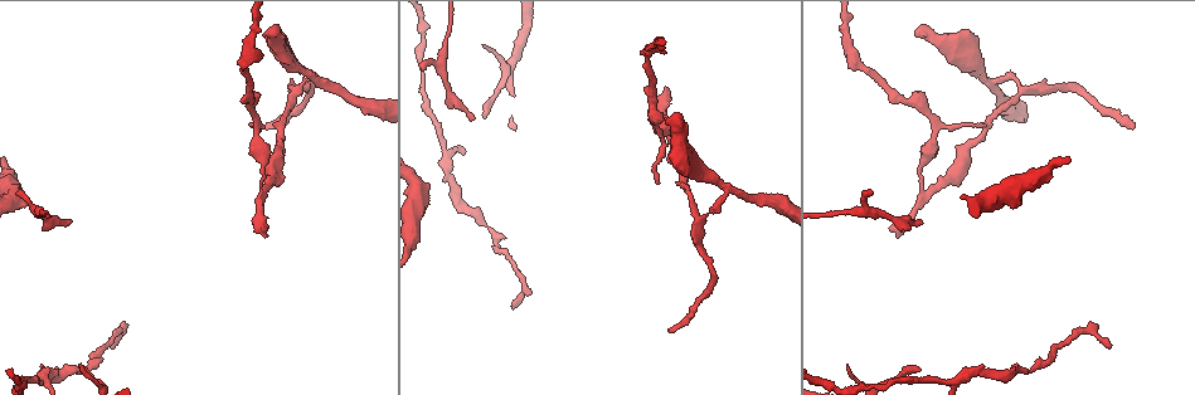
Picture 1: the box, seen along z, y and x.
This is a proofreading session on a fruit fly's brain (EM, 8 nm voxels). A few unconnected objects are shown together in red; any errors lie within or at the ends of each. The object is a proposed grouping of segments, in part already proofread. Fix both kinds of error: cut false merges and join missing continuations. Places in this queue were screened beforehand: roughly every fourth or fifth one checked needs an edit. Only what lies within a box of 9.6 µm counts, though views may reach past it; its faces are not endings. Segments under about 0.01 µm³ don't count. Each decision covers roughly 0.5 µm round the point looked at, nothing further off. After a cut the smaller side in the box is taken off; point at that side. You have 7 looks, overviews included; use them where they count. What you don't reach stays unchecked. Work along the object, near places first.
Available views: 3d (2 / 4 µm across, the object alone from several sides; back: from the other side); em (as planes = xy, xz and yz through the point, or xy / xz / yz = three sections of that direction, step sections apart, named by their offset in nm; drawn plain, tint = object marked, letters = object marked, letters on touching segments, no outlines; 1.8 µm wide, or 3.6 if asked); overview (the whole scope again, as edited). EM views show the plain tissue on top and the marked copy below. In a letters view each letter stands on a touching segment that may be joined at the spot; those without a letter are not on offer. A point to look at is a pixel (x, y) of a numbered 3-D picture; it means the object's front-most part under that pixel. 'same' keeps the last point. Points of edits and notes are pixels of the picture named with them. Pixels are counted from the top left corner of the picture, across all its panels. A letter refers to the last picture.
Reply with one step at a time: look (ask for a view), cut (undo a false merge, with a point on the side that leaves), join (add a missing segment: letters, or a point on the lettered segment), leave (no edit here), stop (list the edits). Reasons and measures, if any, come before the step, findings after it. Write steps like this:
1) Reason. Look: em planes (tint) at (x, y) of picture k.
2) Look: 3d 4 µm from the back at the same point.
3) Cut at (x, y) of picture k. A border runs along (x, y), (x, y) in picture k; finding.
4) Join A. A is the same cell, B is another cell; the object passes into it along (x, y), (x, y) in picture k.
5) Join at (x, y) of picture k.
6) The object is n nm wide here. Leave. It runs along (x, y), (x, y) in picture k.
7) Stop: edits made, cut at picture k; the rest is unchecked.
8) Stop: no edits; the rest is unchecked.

Thin end. Look: em xz step 8 (tint) at (871, 193) of picture 1.

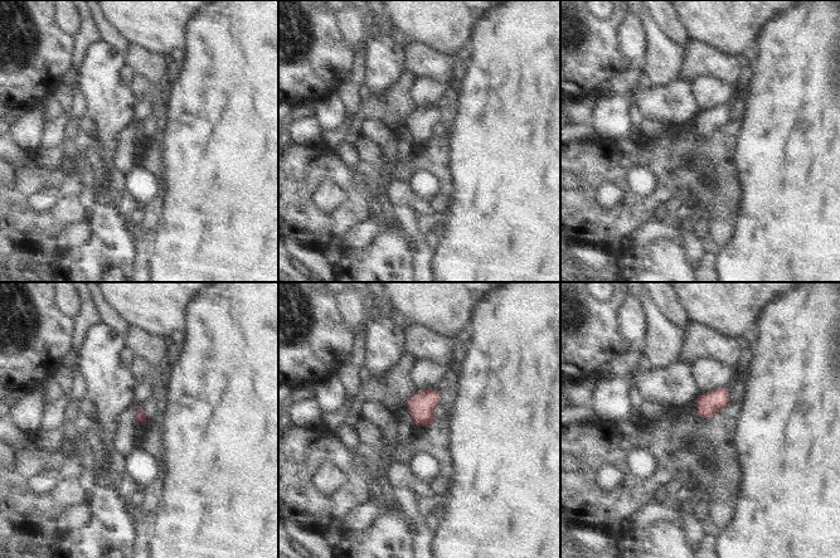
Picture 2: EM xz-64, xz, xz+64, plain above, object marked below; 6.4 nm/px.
Another direction. Look: em planes (letters) at the same point.

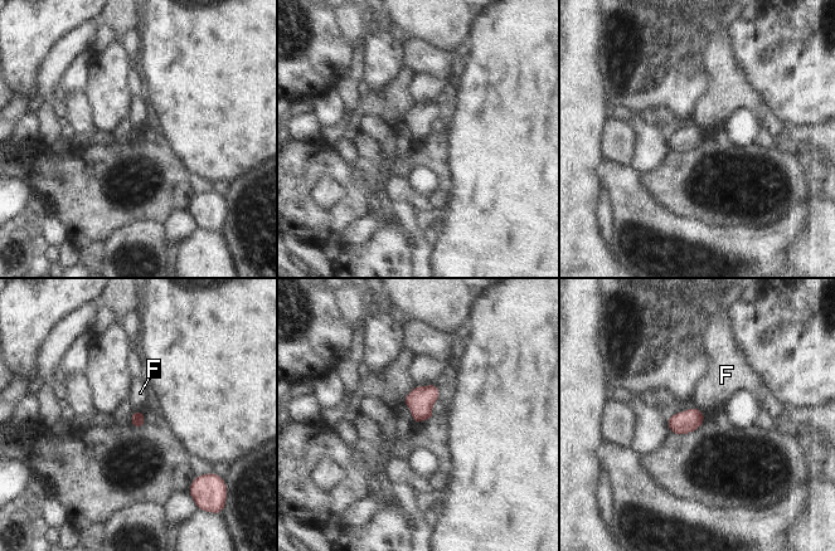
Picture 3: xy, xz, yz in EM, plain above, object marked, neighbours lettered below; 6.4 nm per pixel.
Leave. F is another cell; none of them fits.

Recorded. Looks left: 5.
Free end. Look: 3d 2 µm at (485, 115) of picture 1.

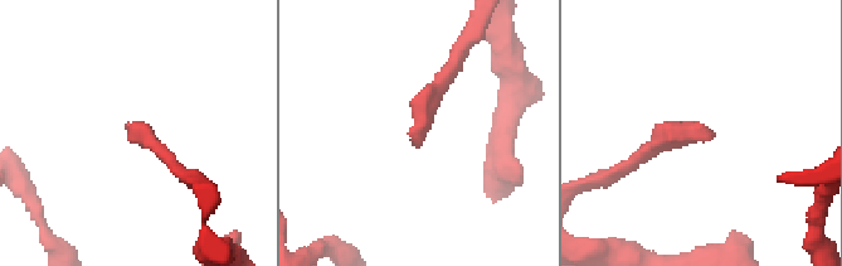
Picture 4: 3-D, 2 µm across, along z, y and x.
Shape alone is not enough. Look: em xy step 8 (letters) at (133, 135) of picture 4.

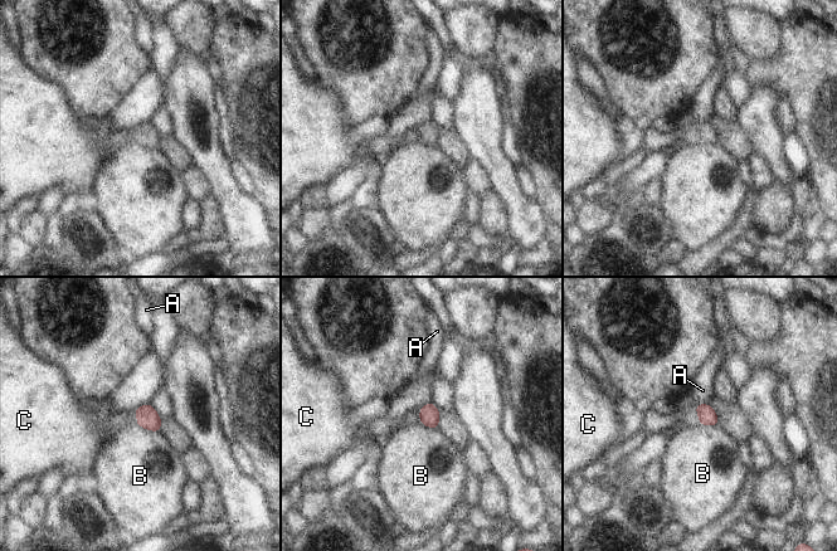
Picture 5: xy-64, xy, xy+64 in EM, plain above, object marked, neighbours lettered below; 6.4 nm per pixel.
Look: em xz step 16 (letters) at the same point.

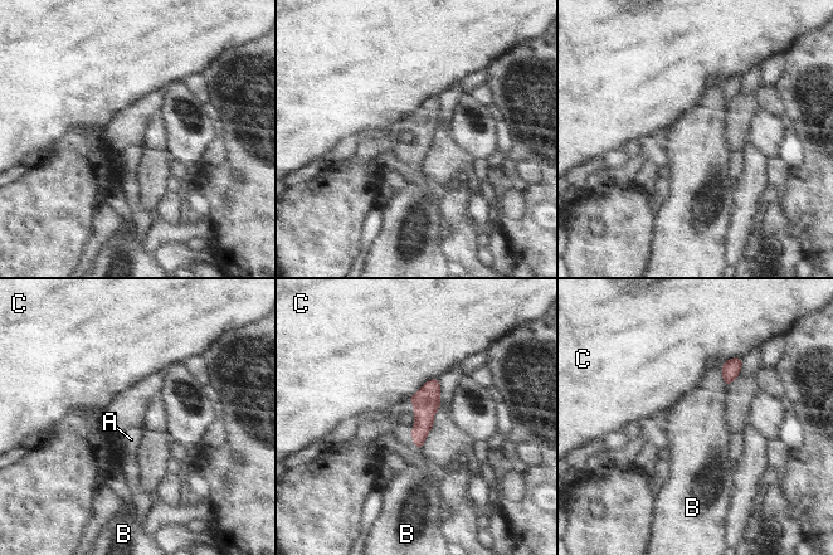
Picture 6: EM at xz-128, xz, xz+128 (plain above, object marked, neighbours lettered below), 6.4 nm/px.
The longest contact is with C, 240 nm. Leave. A, B and C are other cells; none of them fits.

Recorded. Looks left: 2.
Tapers out. Look: em xy step 8 (letters) at (267, 128) of picture 1.

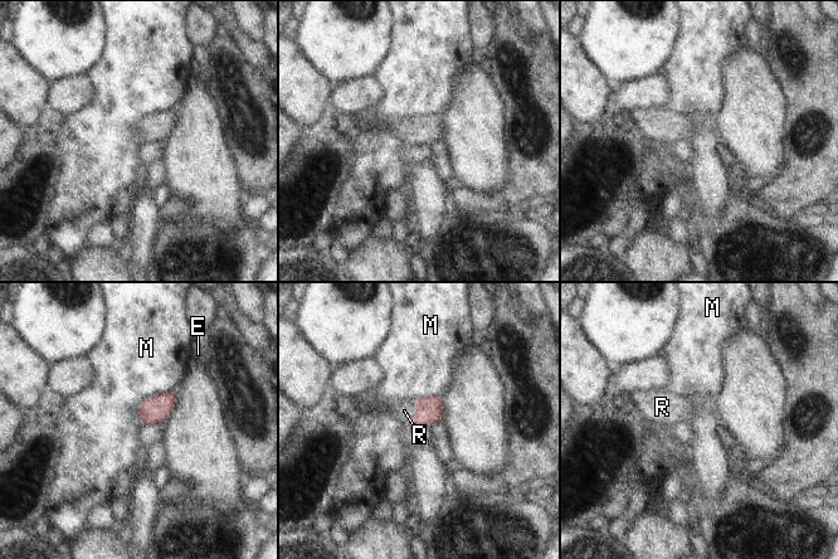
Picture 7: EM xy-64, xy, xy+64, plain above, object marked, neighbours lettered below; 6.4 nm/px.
Join R. R is the same cell, E and M are other cells; the object passes into it along (429, 411), (415, 414), (404, 411) in picture 7; it goes on there.

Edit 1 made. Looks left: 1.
Stop: edits made, join at picture 7; the rest is unchecked.

